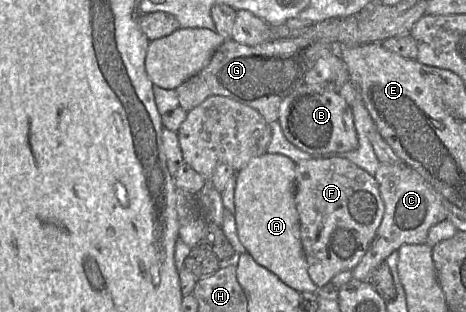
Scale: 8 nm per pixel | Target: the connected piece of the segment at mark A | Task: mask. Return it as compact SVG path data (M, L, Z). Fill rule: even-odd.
M278 153L253 158L236 173L234 187L234 212L240 242L253 259L265 267L292 289L317 293L318 286L311 280L300 237L300 222L295 204L295 163Z

